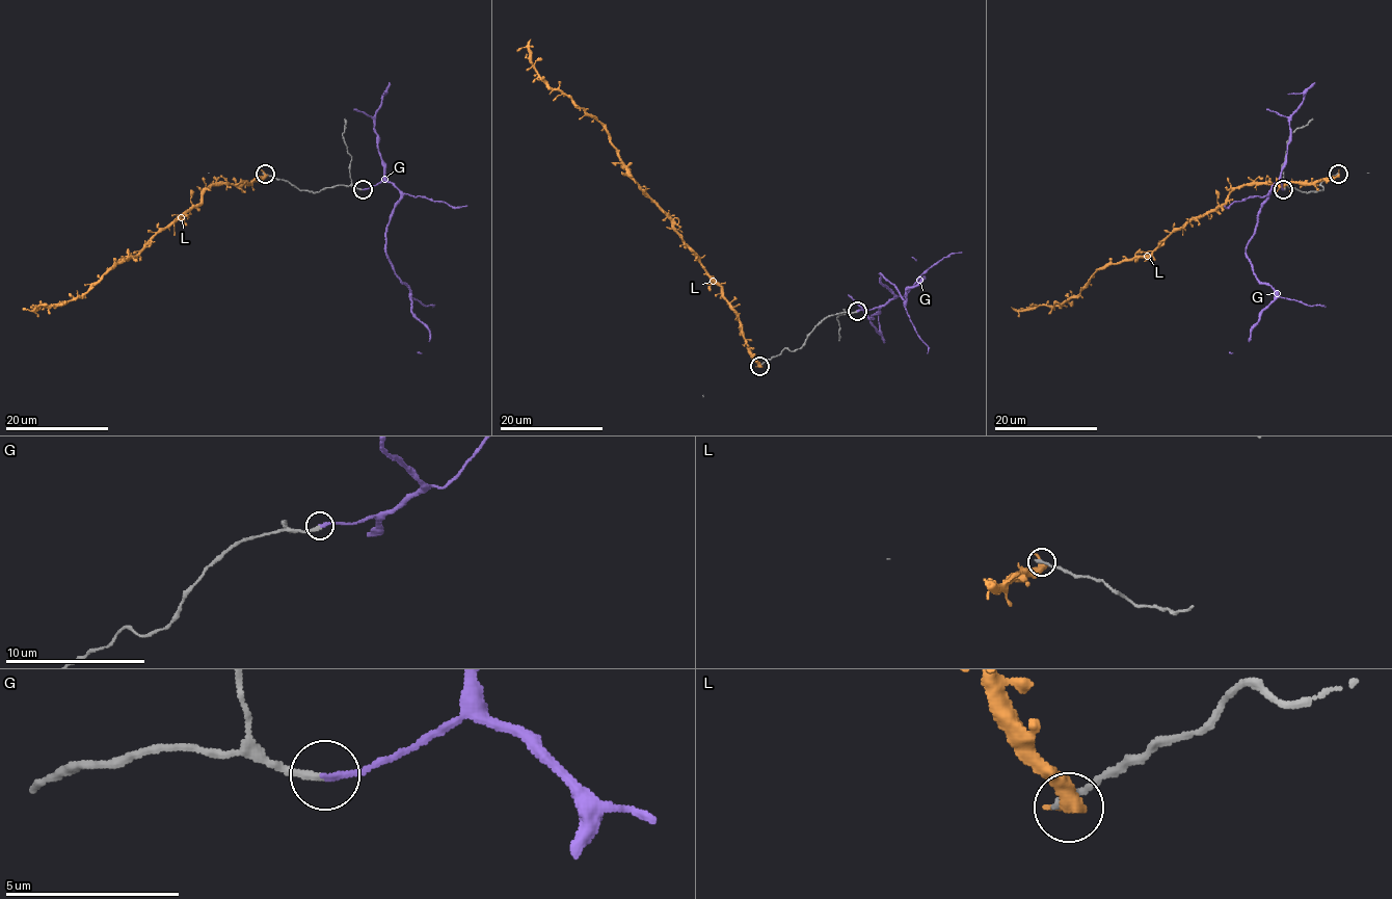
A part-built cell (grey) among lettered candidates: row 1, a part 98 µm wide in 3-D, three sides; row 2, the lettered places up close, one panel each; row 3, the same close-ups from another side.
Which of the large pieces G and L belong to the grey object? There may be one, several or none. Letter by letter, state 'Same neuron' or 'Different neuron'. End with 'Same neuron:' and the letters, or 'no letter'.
G: Same neuron
L: Different neuron
Same neuron: G

